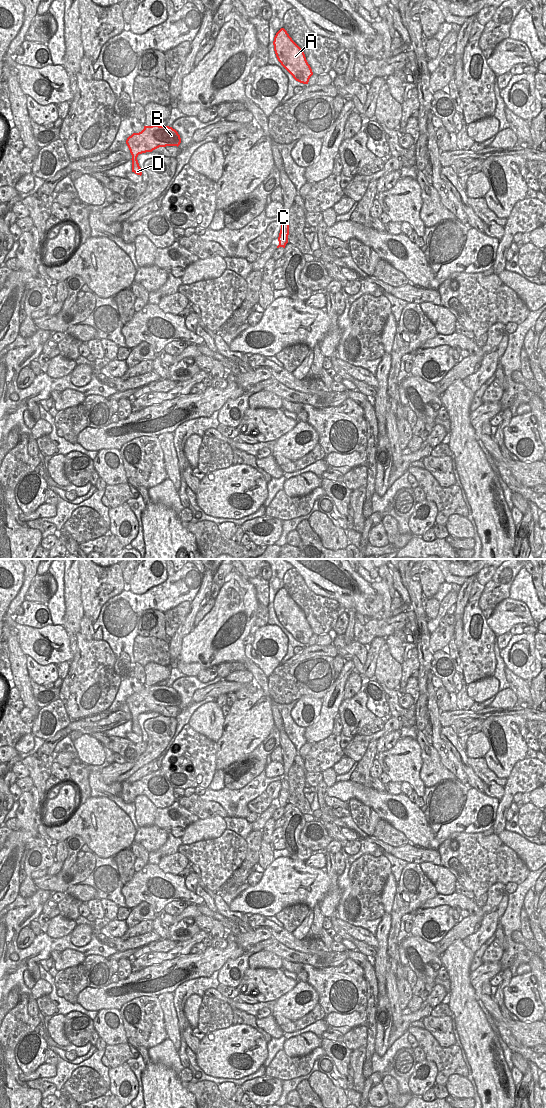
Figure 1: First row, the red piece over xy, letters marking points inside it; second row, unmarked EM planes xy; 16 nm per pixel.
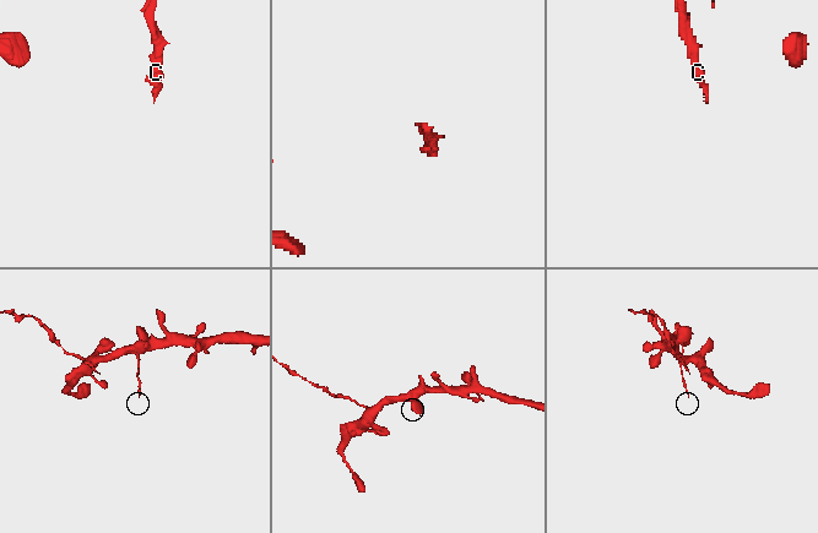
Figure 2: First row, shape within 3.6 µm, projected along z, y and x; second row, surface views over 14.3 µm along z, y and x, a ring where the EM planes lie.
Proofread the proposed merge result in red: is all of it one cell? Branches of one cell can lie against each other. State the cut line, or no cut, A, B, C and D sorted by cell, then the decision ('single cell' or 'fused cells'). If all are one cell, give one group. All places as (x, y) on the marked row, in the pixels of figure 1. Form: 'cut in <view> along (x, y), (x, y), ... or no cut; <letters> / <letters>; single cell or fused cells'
cut in xy along (132, 157), (136, 158); A B C / D; fused cells

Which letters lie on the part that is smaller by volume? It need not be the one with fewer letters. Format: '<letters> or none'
D

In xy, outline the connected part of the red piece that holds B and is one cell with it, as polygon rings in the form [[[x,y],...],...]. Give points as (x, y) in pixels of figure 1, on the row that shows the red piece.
[[[144,126],[139,133],[133,133],[126,140],[132,158],[139,154],[152,152],[159,147],[179,146],[181,138],[178,132],[169,126]]]

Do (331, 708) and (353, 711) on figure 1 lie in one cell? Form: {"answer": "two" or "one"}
{"answer": "two"}

